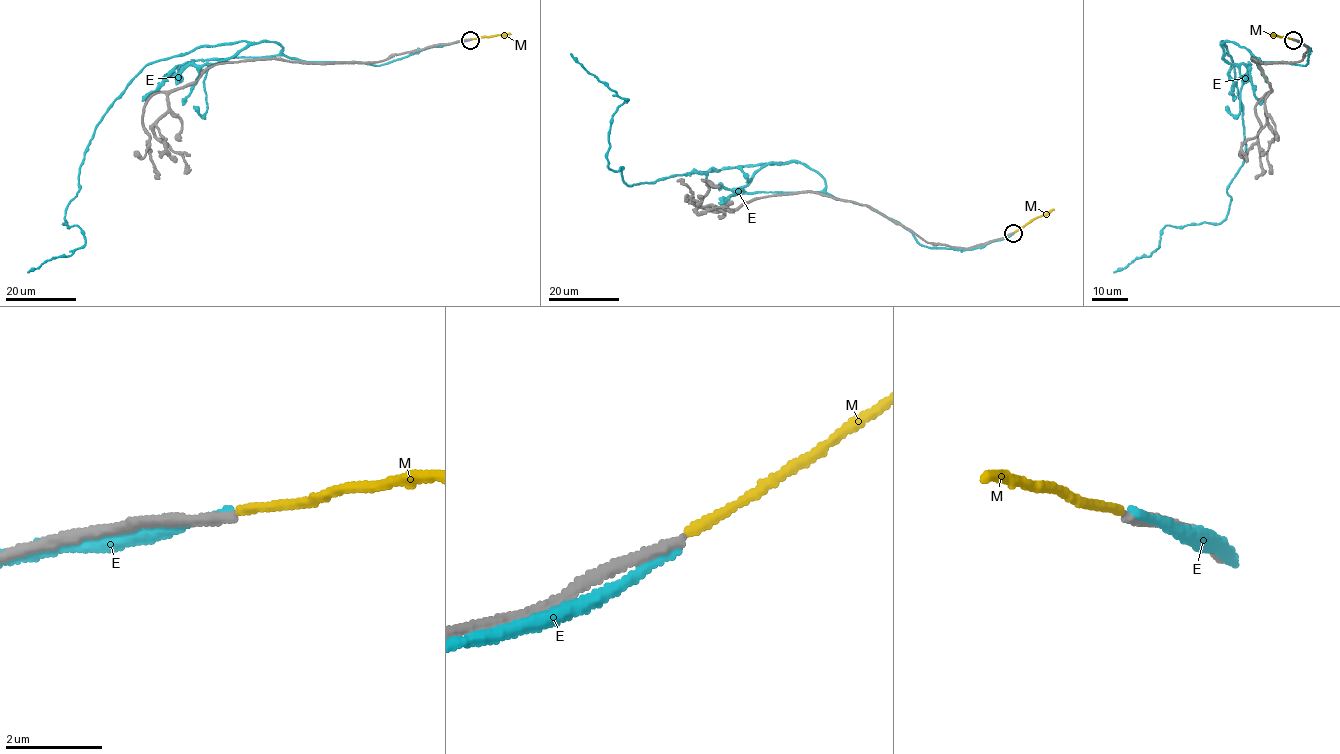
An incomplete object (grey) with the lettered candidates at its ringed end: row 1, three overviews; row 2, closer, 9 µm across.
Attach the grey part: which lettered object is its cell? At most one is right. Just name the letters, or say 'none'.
none

